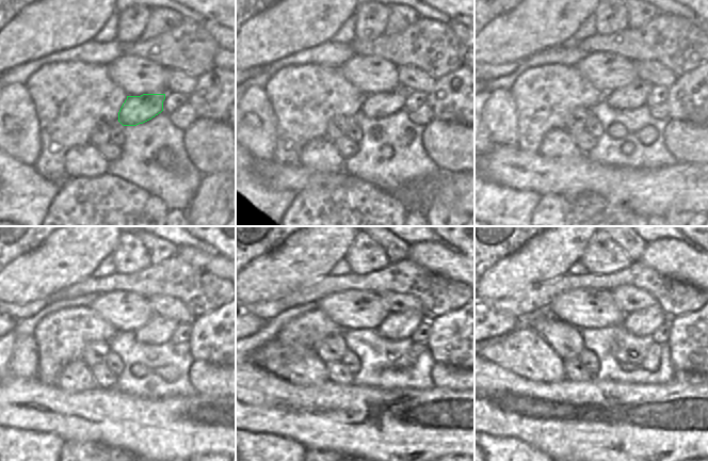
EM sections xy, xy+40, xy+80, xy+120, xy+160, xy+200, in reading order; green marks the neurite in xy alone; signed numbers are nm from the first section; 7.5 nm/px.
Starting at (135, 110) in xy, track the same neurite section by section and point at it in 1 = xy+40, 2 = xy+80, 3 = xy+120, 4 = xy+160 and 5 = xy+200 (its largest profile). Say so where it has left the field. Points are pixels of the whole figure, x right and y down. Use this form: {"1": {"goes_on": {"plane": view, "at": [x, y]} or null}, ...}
{"1": {"goes_on": {"plane": "xy+40", "at": [375, 106]}}, "2": {"goes_on": {"plane": "xy+80", "at": [634, 95]}}, "3": {"goes_on": {"plane": "xy+120", "at": [159, 330]}}, "4": {"goes_on": {"plane": "xy+160", "at": [396, 327]}}, "5": {"goes_on": {"plane": "xy+200", "at": [642, 322]}}}

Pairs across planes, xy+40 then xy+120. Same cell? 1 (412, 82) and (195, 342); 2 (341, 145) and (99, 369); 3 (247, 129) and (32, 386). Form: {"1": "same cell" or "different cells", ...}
{"1": "different cells", "2": "same cell", "3": "different cells"}

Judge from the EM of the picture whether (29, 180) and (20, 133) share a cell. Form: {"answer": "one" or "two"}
{"answer": "two"}

